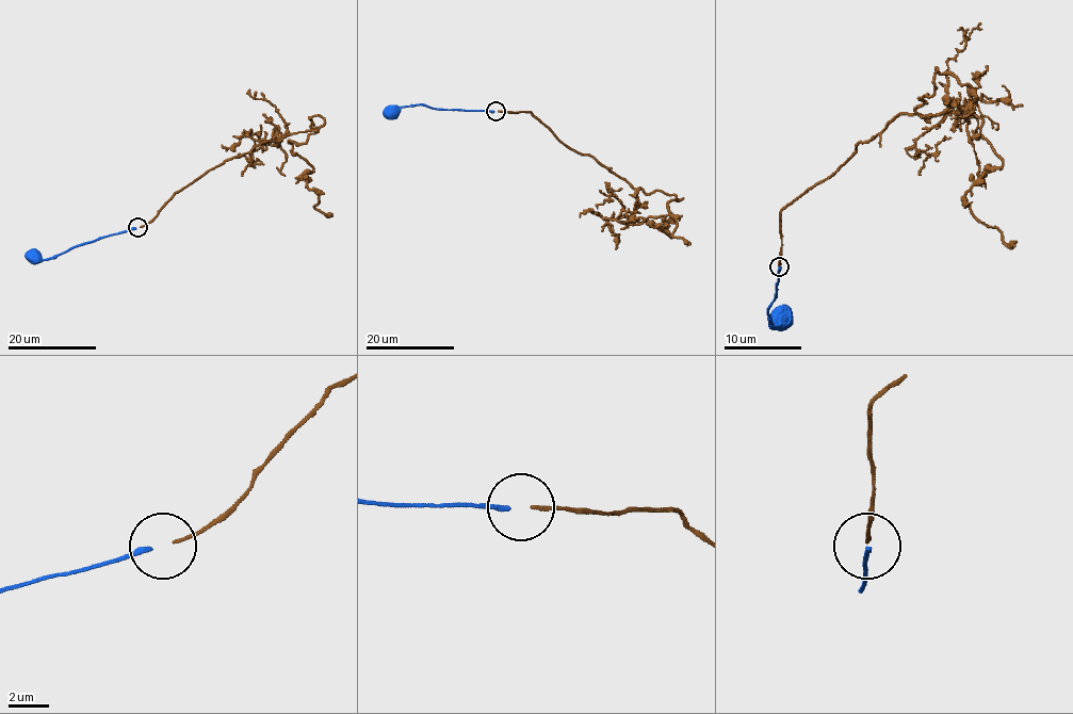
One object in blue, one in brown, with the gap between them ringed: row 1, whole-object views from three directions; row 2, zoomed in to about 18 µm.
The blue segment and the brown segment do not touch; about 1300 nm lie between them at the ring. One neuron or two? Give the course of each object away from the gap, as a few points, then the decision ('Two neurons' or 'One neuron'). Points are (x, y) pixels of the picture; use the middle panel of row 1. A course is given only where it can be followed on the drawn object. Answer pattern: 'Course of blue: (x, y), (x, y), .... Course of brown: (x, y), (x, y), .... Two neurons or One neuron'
Course of blue: (494, 112), (439, 110), (424, 104), (395, 107), (384, 116). Course of brown: (499, 112), (530, 112), (635, 189), (682, 198), (673, 223), (646, 222), (671, 237), (671, 215), (689, 245). One neuron

